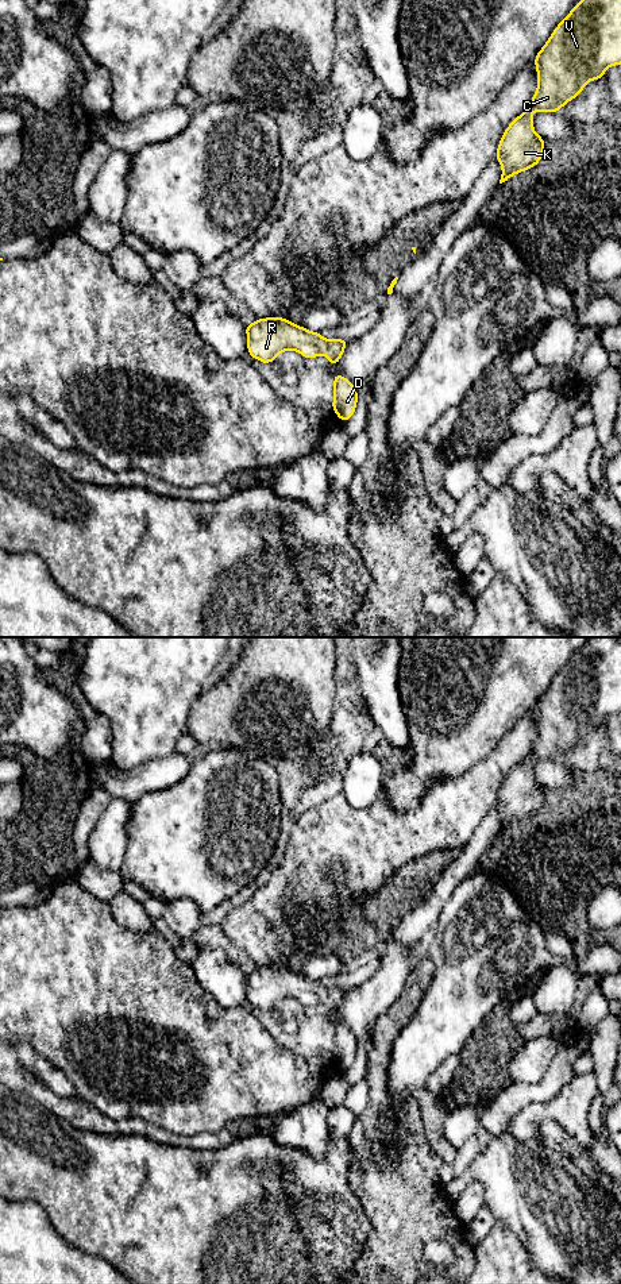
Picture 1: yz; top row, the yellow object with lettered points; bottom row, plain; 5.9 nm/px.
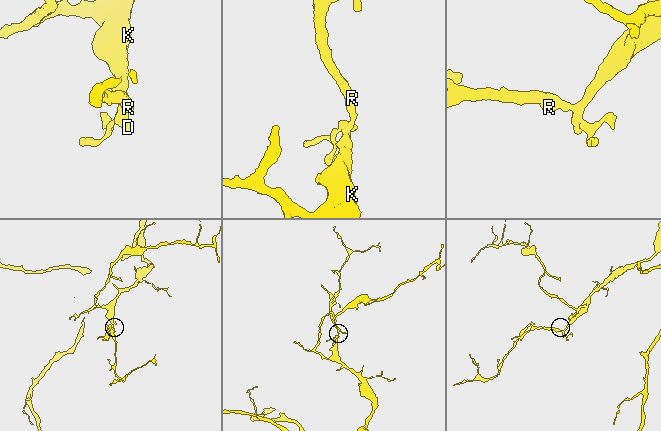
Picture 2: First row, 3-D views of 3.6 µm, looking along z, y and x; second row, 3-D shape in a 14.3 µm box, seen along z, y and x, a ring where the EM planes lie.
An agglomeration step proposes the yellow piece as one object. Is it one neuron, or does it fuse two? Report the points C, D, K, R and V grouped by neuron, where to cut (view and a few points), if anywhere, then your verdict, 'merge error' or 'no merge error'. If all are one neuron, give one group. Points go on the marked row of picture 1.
C D K R V | no cut | no merge error

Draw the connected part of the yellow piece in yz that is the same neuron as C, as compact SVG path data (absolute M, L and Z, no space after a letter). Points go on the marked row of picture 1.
M580 0L535 57L536 93L526 109L505 130L494 155L502 166L500 184L536 166L543 158L545 139L535 132L531 112L560 112L564 104L583 92L589 81L602 80L605 70L614 65L621 65L621 0Z

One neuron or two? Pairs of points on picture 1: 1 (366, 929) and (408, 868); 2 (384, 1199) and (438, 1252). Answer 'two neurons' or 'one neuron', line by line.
1: one neuron
2: two neurons

